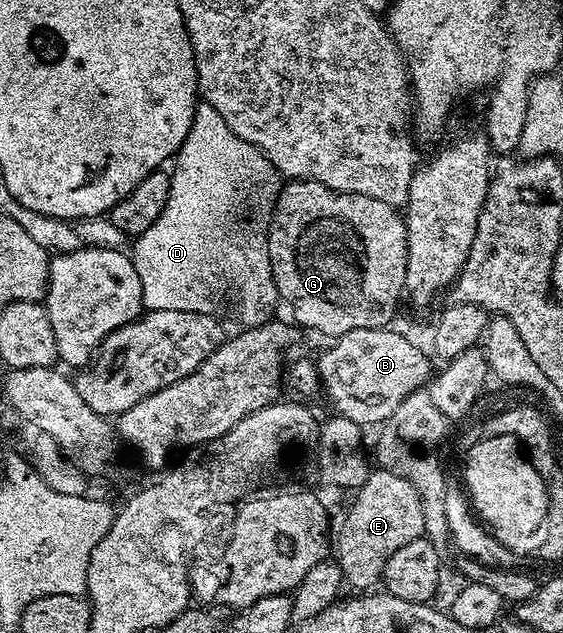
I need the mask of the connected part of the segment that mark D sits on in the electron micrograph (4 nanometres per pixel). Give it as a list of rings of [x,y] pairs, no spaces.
[[[198,100],[195,106],[191,131],[187,131],[187,139],[183,139],[179,149],[182,154],[213,153],[217,161],[223,160],[225,153],[230,153],[233,157],[227,158],[225,165],[201,165],[197,173],[189,169],[186,173],[174,172],[170,176],[169,194],[163,211],[157,216],[155,223],[151,223],[151,227],[147,227],[147,231],[143,231],[143,235],[132,242],[133,249],[131,245],[133,266],[141,284],[142,306],[146,310],[216,314],[221,300],[229,292],[233,292],[234,299],[241,304],[240,324],[245,327],[265,325],[274,320],[276,313],[273,312],[279,306],[279,298],[272,276],[261,277],[263,262],[269,256],[269,235],[266,226],[262,224],[263,217],[260,217],[260,213],[264,214],[277,200],[283,178],[268,159],[258,155],[255,146],[239,139],[239,135],[235,135],[235,131],[231,131],[231,127],[223,123],[223,115],[219,115],[215,107],[203,100]]]

